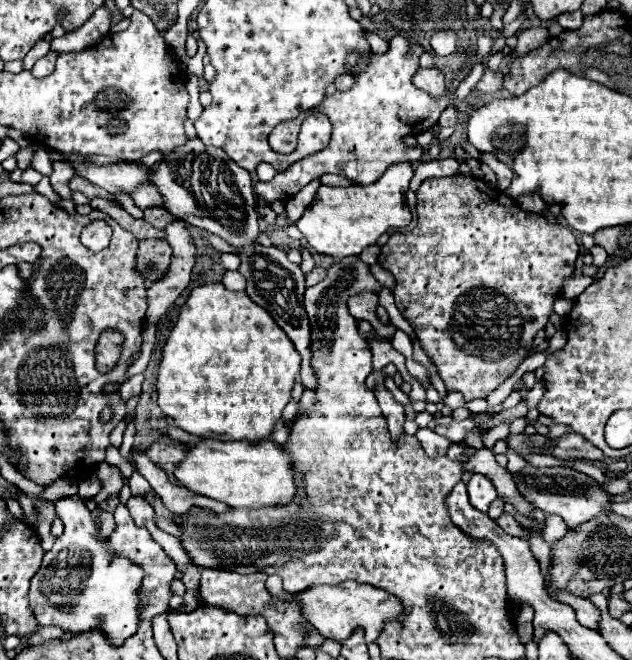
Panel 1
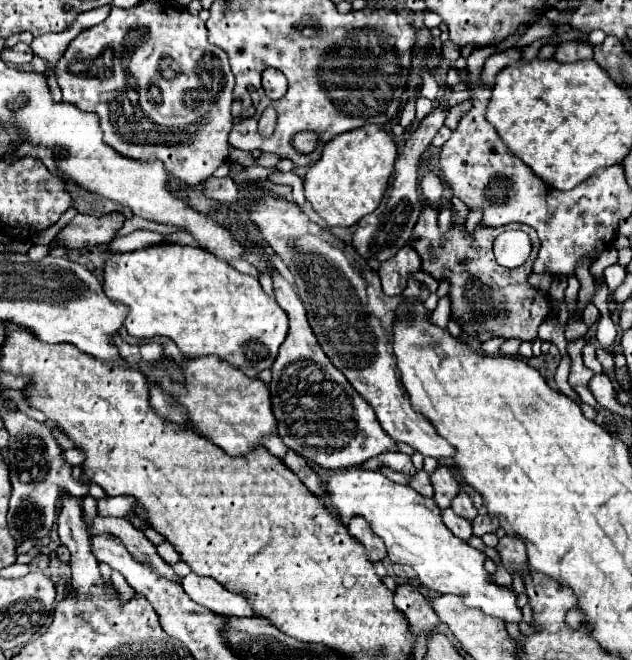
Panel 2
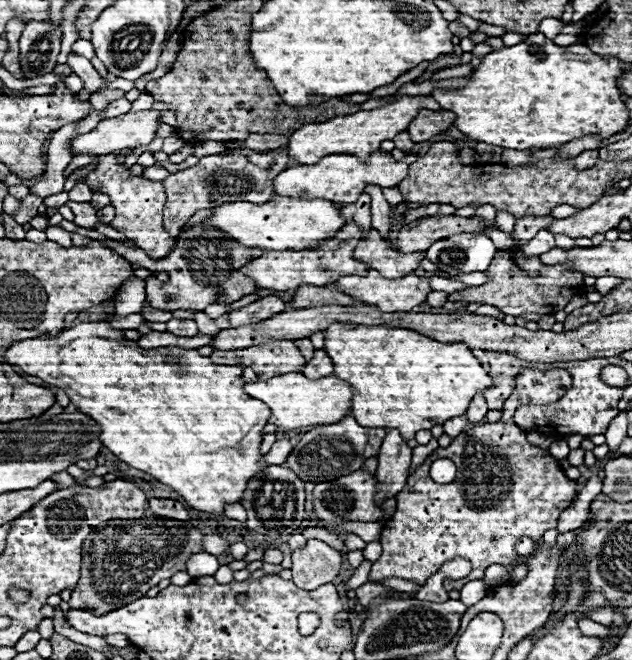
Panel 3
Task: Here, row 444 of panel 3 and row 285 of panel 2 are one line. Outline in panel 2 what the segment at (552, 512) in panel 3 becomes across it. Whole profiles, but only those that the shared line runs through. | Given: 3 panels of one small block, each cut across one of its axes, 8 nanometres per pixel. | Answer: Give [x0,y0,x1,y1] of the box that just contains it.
[410,204,552,342]

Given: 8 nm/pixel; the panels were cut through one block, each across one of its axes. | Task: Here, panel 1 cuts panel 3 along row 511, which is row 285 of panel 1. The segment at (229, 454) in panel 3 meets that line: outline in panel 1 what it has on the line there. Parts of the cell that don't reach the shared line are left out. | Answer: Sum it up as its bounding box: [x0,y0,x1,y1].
[156,282,298,442]

